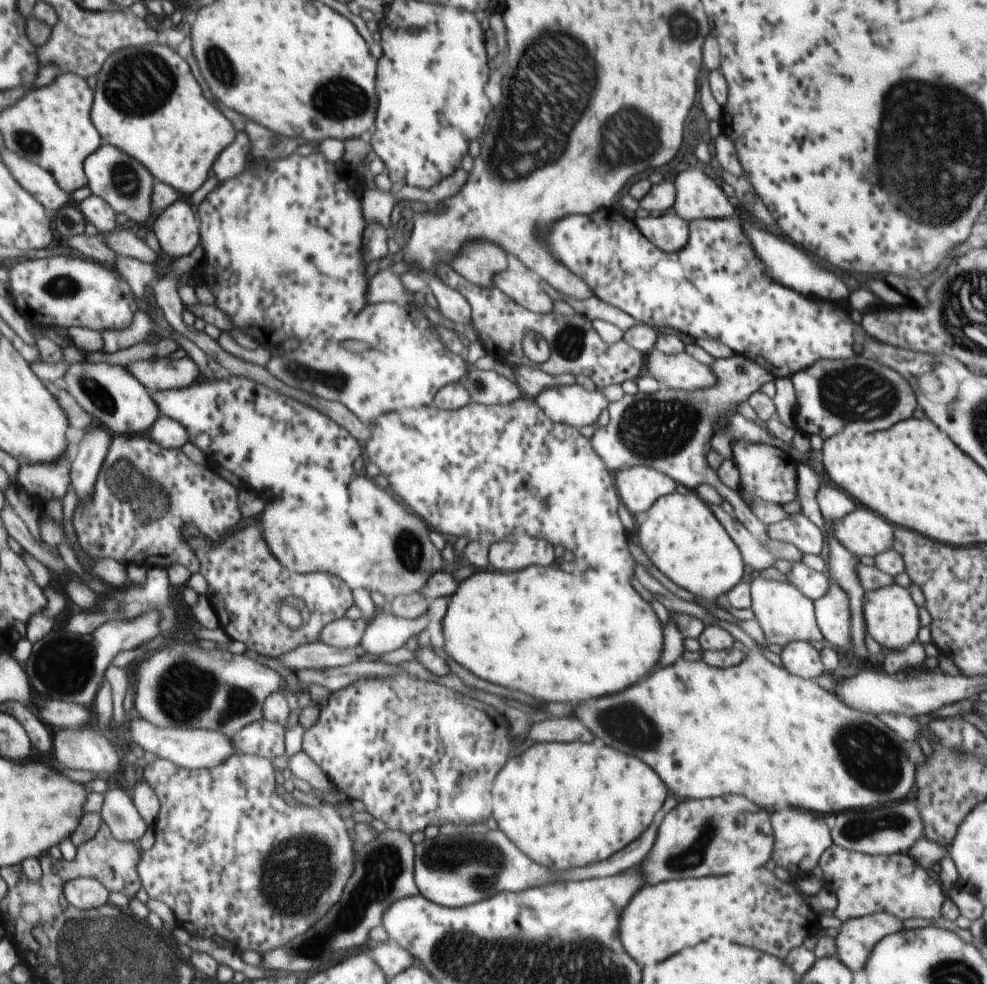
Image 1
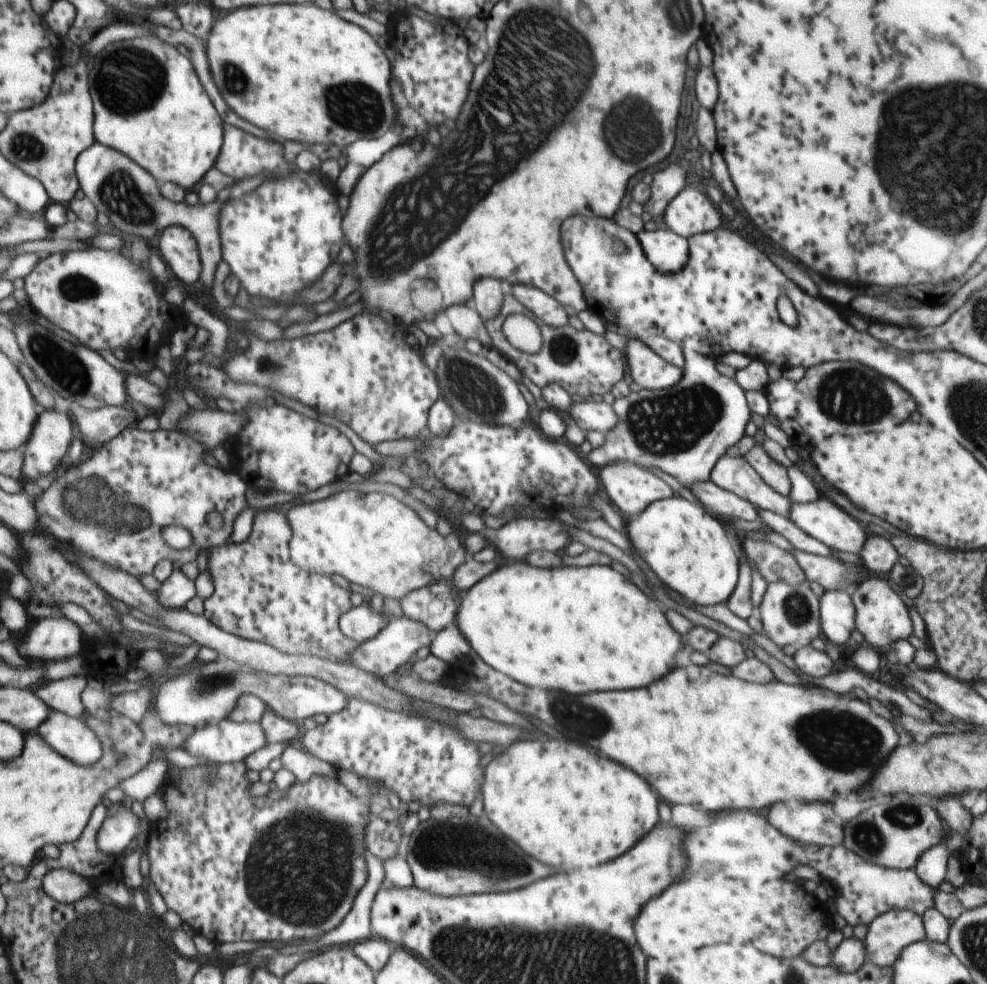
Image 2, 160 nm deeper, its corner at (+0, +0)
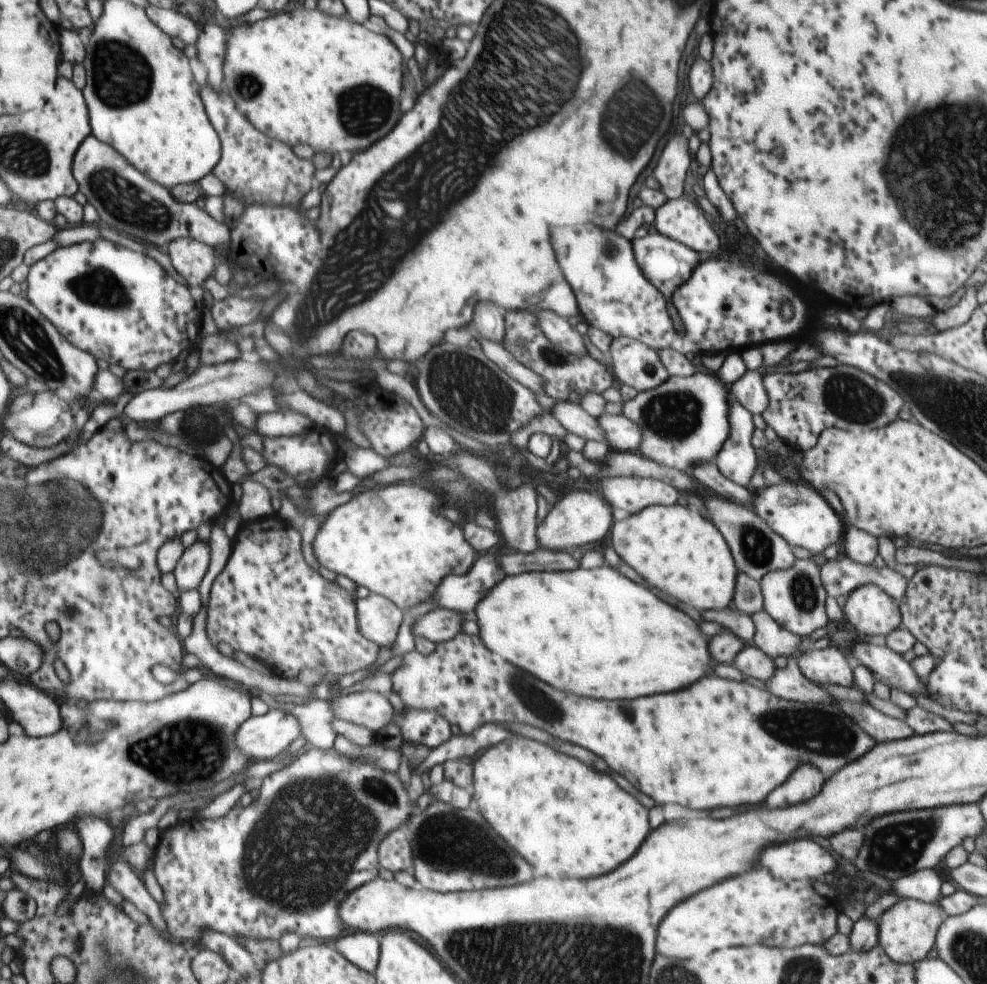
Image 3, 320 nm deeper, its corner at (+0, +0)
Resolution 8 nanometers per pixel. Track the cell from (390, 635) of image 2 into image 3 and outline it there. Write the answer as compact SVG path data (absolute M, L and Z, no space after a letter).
M437 608L418 617L412 625L412 634L418 634L433 644L446 641L460 632L460 626L470 614Z

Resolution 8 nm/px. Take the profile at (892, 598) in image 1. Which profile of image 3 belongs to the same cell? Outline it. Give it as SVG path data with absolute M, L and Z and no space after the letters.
M873 583L848 592L842 612L847 622L864 636L886 636L902 620L897 604Z

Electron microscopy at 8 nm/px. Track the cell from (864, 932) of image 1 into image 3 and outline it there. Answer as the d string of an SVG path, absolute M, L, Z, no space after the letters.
M902 898L899 899L897 902L895 902L892 906L890 906L887 910L885 910L882 915L879 917L879 922L878 924L878 942L879 946L883 948L883 950L886 952L886 955L891 959L894 960L896 963L899 964L915 964L916 962L922 961L923 959L926 958L927 952L931 950L931 947L934 946L934 939L937 938L937 932L938 928L941 926L943 922L945 922L945 917L946 914L944 910L940 907L940 900L939 898L939 904L937 903L924 903L923 901L920 900L915 900L915 899L910 899L910 898Z

